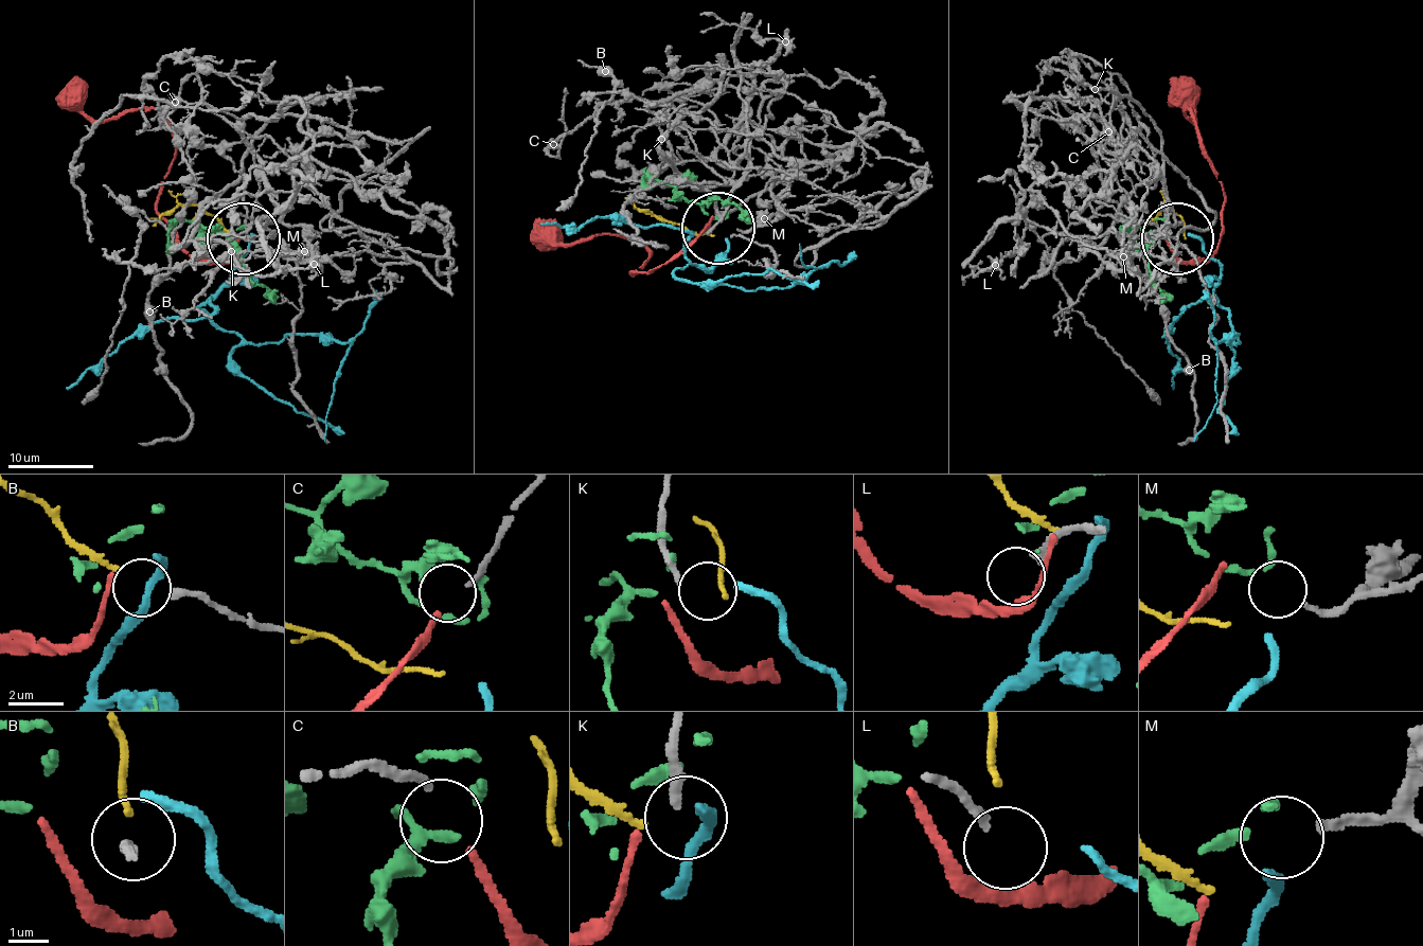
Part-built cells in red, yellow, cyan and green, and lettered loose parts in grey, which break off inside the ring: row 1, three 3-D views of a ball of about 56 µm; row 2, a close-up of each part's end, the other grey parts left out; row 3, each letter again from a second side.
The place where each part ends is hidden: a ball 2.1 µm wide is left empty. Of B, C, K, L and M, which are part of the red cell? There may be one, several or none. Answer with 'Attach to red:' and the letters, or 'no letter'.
Attach to red: C

